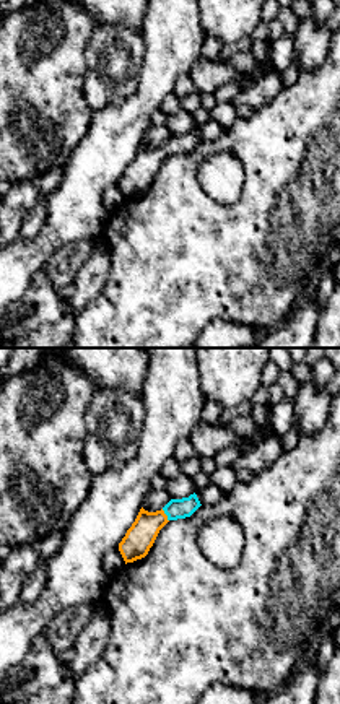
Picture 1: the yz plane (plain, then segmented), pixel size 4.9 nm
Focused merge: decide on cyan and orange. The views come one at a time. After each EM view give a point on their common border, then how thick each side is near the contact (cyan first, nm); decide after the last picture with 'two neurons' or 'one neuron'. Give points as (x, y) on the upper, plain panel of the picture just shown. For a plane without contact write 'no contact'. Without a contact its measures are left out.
meets cyan at (166, 150); 100 nm thick on the cyan side, 140 nm on the other

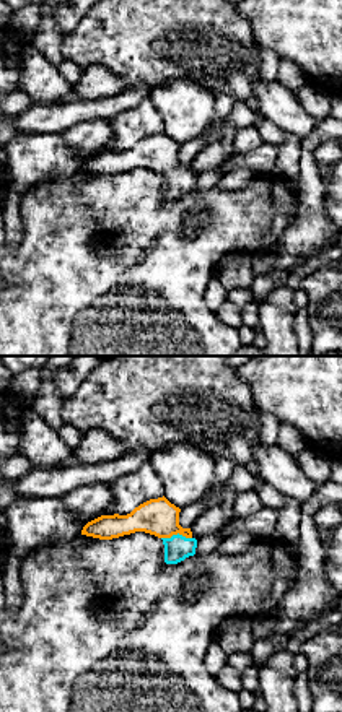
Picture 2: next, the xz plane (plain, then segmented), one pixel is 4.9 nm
meets cyan at (178, 169); 130 nm thick on the cyan side, 180 nm on the other

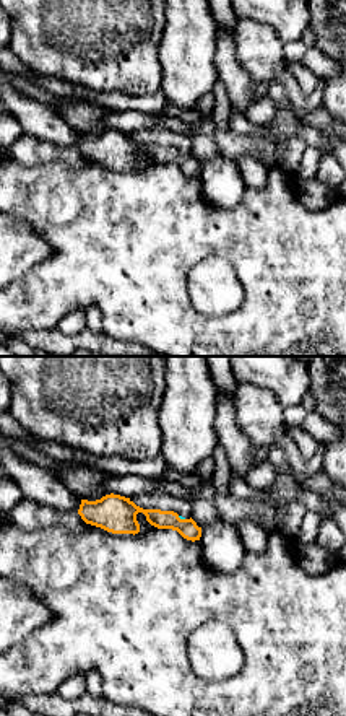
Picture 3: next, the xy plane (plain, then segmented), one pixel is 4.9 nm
meets cyan at (181, 153); 20 nm thick on the cyan side, 100 nm on the other

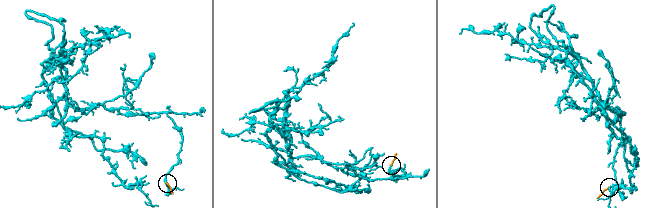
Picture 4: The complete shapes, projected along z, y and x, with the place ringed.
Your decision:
one neuron

